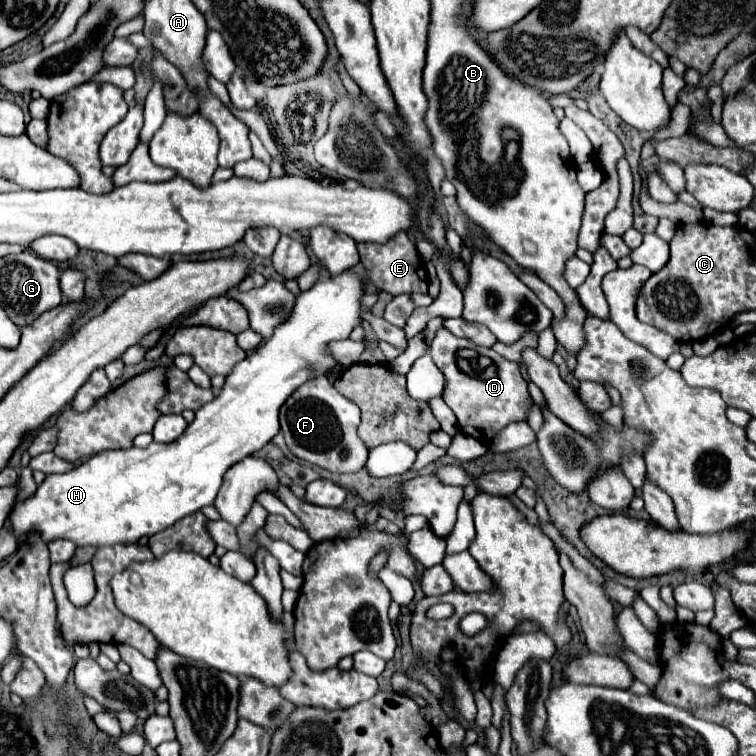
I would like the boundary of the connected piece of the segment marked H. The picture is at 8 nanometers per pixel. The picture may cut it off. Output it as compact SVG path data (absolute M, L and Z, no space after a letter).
M344 271L338 277L318 281L310 291L304 291L296 297L290 319L274 327L274 335L266 339L258 349L250 351L246 359L236 363L226 375L226 383L218 397L206 403L196 411L196 419L186 427L186 431L172 443L160 445L150 443L144 449L118 449L102 451L72 471L60 475L48 475L38 487L30 501L18 503L10 513L14 533L18 541L26 541L26 533L40 529L44 541L68 539L76 547L86 545L116 545L116 543L136 543L144 535L154 535L178 519L200 511L206 505L214 503L214 497L222 485L224 473L238 461L254 455L266 443L270 443L280 431L280 407L286 399L308 379L318 375L328 375L338 361L328 351L330 341L348 339L352 329L362 323L362 305L360 299L366 293L366 281L352 271Z

